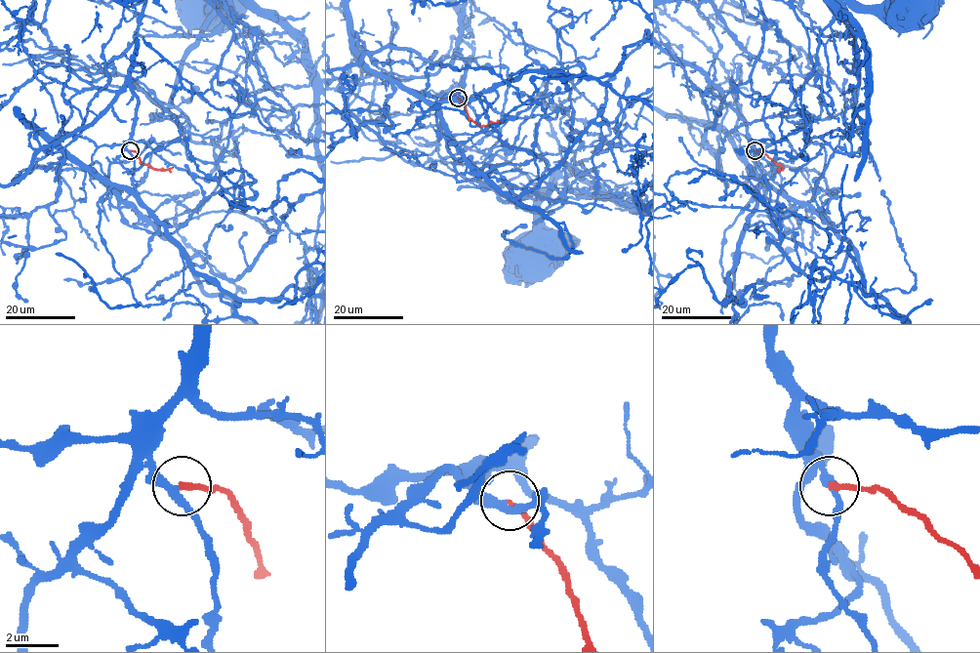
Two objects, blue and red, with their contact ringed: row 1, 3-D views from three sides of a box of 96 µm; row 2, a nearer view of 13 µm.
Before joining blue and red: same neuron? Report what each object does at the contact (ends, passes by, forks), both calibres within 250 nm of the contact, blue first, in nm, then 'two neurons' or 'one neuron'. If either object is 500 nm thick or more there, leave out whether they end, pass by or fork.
blue passes by | red ends | 280/200 nm | two neurons

